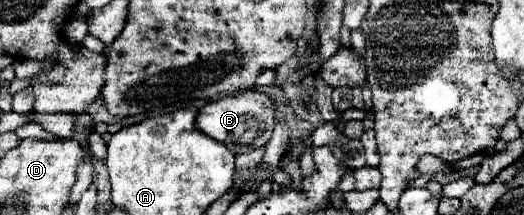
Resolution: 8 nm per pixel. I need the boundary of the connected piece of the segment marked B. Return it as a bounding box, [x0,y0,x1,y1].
[196,89,276,155]

